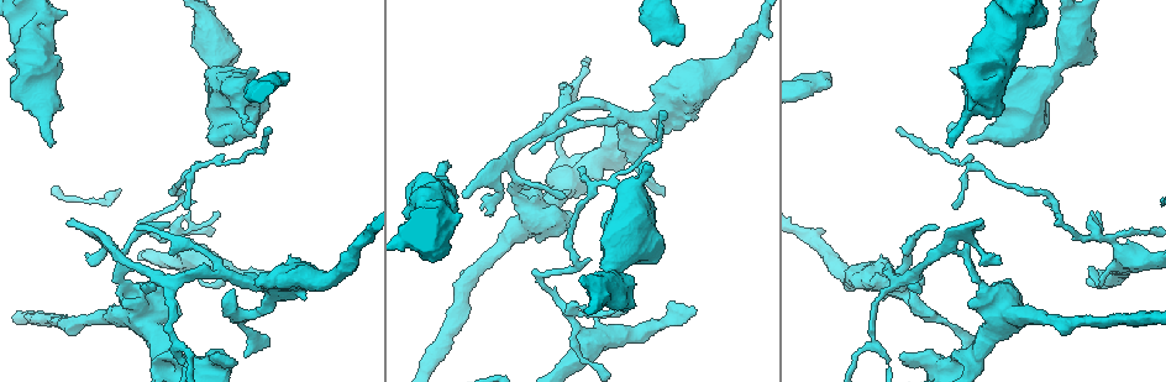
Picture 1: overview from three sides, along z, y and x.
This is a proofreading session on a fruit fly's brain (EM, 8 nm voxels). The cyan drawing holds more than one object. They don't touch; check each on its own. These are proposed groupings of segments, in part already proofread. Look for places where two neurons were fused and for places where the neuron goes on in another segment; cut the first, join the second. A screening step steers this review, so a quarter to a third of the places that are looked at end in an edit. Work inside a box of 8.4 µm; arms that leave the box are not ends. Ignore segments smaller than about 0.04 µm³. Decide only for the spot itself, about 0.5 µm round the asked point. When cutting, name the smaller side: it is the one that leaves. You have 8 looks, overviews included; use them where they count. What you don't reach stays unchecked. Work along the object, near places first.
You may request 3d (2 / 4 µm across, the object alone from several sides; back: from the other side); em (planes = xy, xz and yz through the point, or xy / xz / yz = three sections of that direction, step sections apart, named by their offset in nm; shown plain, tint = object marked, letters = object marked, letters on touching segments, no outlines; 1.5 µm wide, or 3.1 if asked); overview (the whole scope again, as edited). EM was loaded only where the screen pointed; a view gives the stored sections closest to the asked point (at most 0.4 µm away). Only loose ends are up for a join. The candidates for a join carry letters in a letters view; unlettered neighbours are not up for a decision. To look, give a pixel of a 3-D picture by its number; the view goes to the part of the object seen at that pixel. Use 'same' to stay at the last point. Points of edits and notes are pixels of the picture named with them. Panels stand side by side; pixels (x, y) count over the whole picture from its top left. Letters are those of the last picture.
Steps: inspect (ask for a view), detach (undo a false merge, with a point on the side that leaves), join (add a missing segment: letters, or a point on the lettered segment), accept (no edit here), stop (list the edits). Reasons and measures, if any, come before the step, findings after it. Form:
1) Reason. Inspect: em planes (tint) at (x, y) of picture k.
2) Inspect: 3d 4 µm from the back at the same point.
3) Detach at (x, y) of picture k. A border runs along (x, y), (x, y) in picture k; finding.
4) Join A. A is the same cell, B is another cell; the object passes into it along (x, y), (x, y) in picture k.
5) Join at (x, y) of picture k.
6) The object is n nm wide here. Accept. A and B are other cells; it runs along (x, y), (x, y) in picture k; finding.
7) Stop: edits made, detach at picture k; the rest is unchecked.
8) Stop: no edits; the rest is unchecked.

Sudden change in width. Inspect: 3d 4 µm at (32, 56) of picture 1.

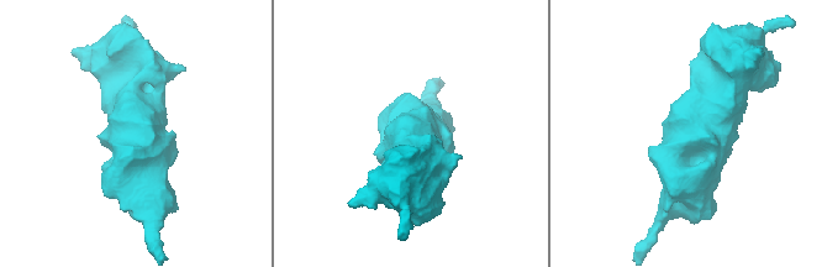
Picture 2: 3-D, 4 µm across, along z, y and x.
Inspect: em planes (letters) at (136, 128) of picture 2.

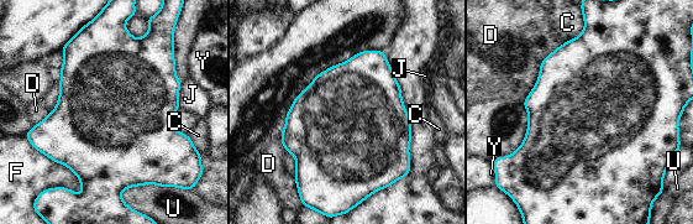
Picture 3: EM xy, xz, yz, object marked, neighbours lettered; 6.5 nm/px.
The object is 800 nm wide here. Accept. C, D, F, J, U and Y are other cells; a border runs along (560, 46), (544, 58), (523, 103) in picture 3; all the same neuron.

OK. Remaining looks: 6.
An open end. Inspect: em planes (plain) at (446, 166) of picture 1.

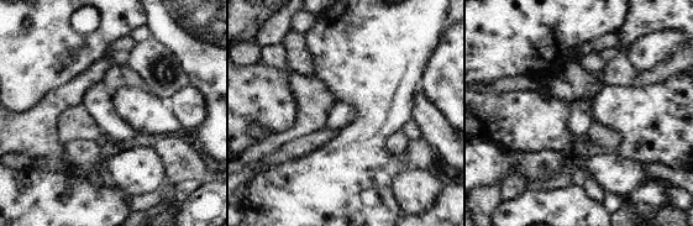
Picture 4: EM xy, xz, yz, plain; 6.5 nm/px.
See the neighbours. Inspect: em planes (letters) at the same point.

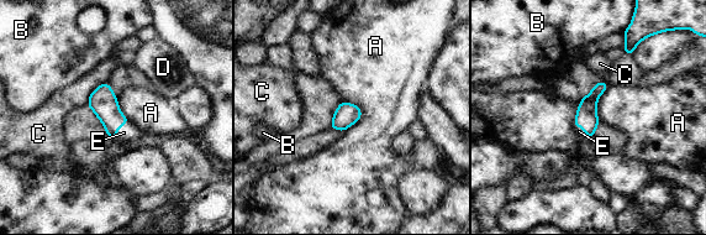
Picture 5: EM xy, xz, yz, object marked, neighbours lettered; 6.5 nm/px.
Join E. E is the same cell, A, B, C and D are other cells; the object passes into it along (103, 102), (120, 126), (128, 131) in picture 5; it goes on there.

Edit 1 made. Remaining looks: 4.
Inspect: overview.

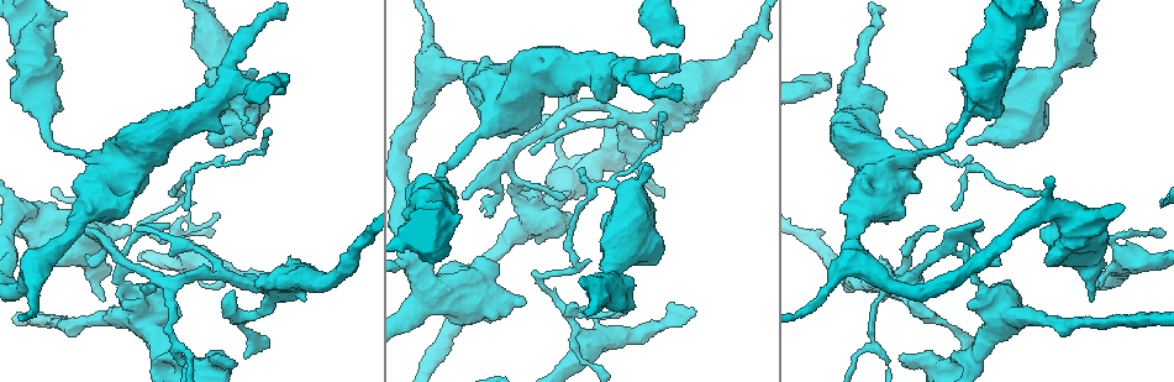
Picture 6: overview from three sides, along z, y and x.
Sudden change in width. Inspect: 3d 4 µm at (831, 287) of picture 6.

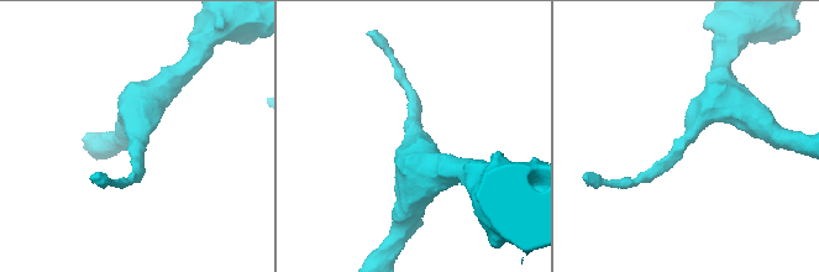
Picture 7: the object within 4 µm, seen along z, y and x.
The arms are 200, 480 nm wide; shape alone is not enough. Inspect: em planes (tint) at (688, 139) of picture 7.

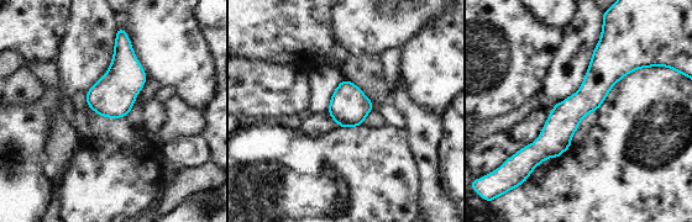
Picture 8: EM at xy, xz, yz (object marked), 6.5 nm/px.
Inspect: em planes (letters) at the same point.

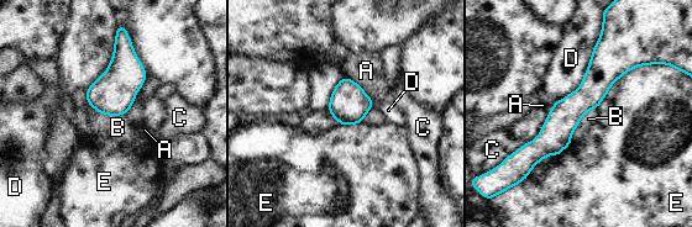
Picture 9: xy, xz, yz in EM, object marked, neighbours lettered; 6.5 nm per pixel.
The longest contact is with D, 650 nm. Accept. A, B, C, D and E are other cells; it runs along (606, 31), (603, 72), (534, 156) in picture 9; all the same neuron.

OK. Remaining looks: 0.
Stop: edits made, join at picture 5; the rest is unchecked.

